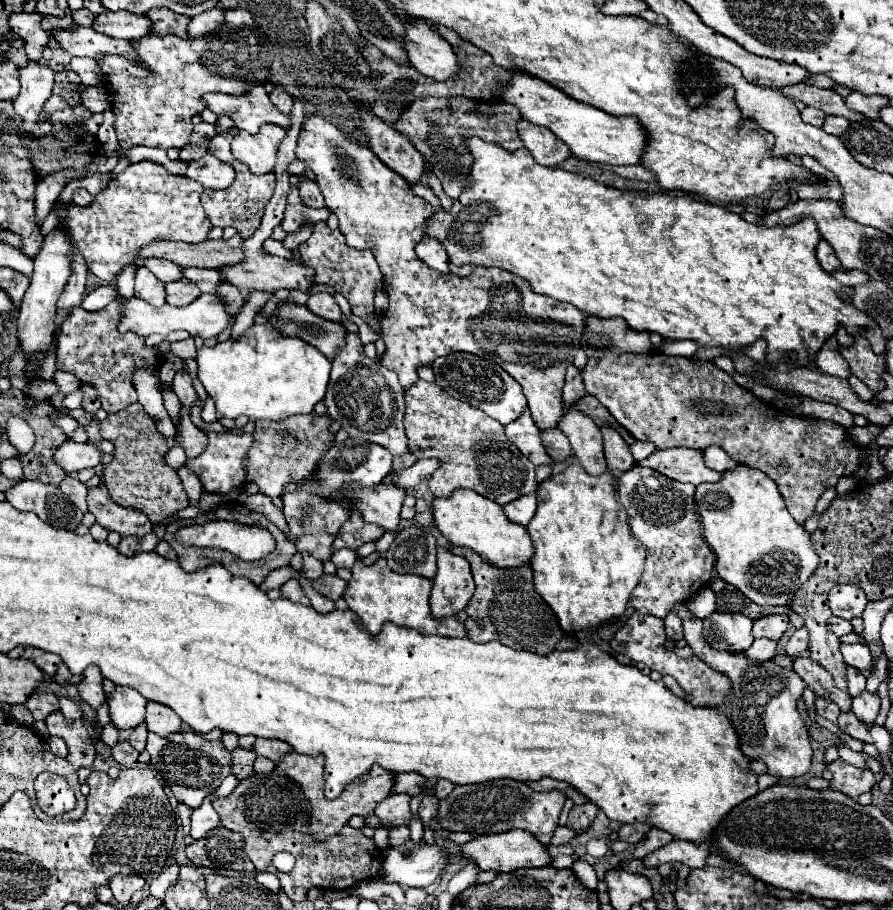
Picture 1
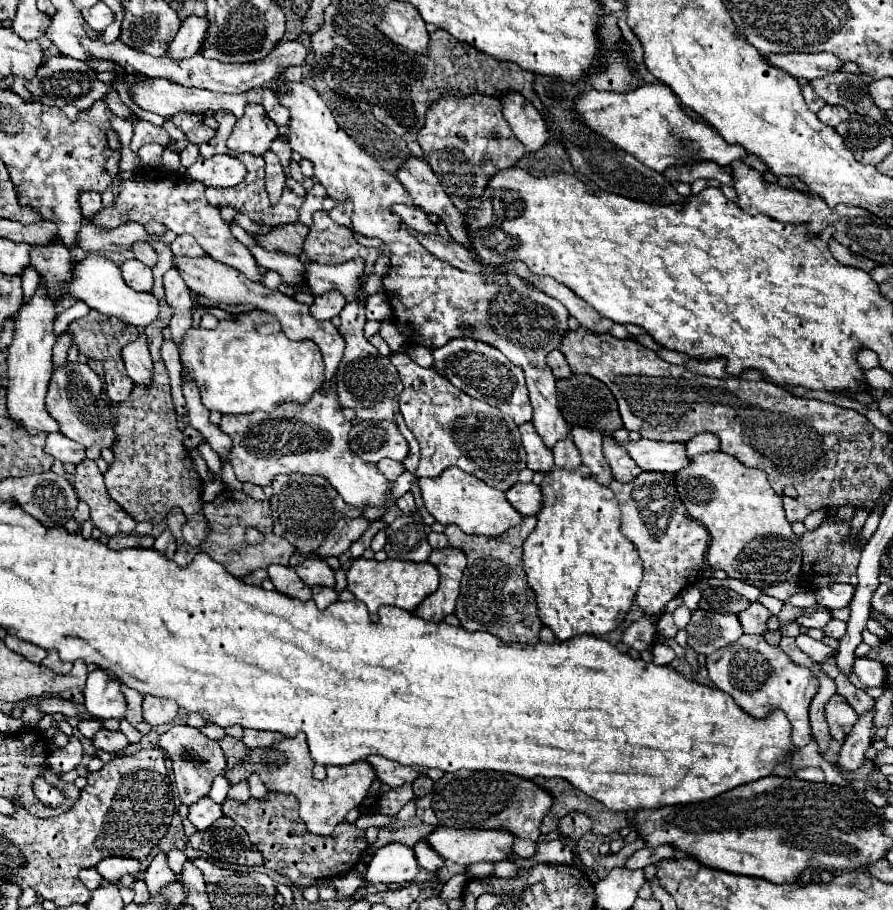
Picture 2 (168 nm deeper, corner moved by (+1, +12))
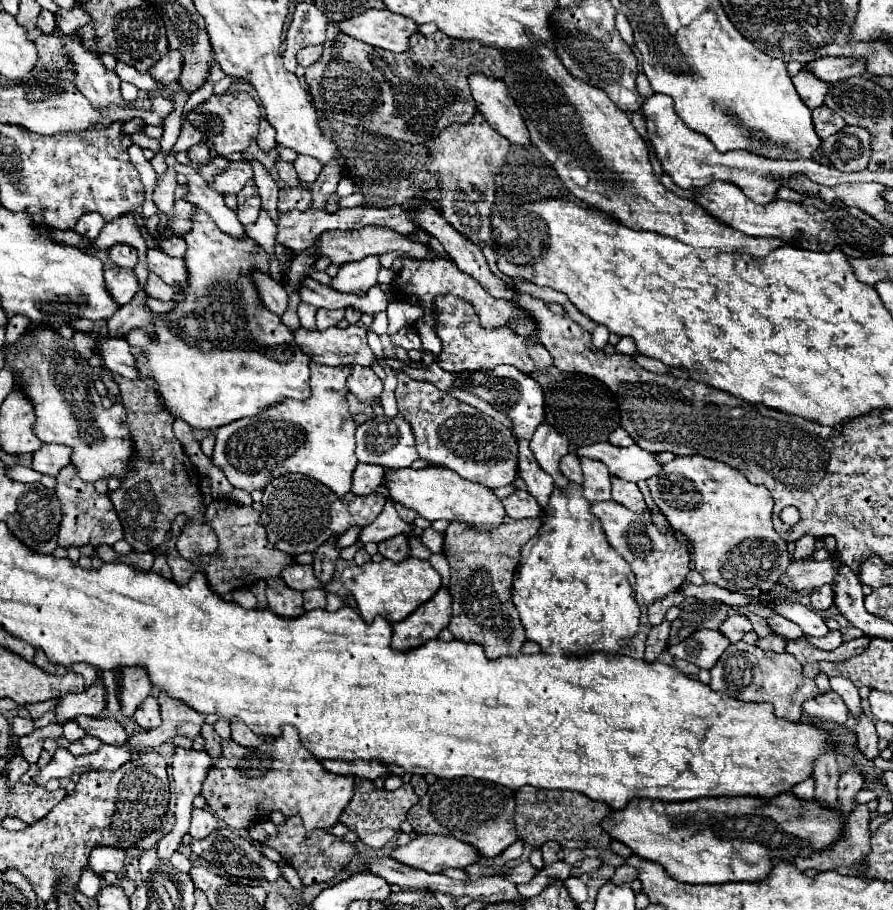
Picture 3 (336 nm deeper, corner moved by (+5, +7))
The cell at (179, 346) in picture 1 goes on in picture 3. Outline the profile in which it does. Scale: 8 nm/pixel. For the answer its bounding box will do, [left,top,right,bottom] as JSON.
[98,337,138,379]

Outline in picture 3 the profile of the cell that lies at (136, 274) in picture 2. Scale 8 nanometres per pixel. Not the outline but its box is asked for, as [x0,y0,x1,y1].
[104,267,140,305]

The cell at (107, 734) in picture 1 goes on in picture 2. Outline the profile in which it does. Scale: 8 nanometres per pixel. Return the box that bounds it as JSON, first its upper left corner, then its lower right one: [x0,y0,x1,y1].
[78,720,102,738]

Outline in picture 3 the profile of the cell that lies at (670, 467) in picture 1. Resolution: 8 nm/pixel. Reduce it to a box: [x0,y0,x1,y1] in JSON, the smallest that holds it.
[576,443,662,481]

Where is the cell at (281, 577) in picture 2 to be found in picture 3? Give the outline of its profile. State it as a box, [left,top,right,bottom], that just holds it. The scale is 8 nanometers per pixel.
[266,577,304,617]

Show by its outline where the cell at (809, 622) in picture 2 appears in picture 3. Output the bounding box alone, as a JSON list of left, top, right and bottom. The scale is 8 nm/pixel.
[768,615,804,639]

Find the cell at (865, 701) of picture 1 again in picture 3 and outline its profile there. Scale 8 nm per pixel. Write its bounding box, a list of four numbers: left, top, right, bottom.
[838,769,864,815]

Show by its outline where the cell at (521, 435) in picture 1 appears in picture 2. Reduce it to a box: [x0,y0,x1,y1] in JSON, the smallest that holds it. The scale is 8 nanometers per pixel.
[520,422,554,472]

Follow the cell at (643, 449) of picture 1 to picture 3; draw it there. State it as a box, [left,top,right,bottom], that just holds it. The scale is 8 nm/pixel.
[608,429,634,447]

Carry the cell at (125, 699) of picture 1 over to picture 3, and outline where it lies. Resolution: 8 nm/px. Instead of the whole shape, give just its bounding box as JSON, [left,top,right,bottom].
[56,677,106,723]

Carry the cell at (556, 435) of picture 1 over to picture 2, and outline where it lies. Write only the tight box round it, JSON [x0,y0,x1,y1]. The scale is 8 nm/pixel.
[554,438,582,470]

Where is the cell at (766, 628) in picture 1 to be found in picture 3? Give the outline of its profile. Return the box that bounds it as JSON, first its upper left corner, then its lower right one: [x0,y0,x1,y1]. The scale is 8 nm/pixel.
[720,613,752,643]

